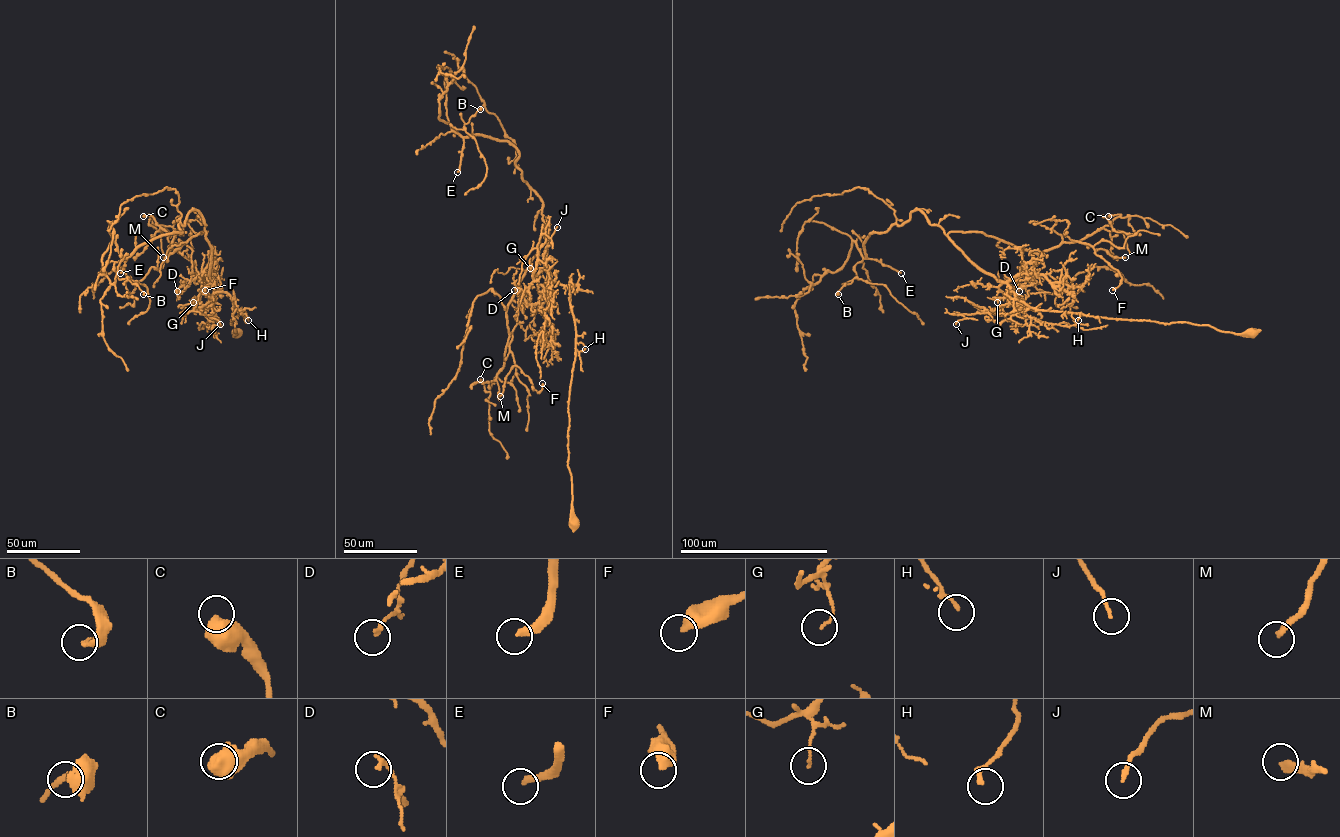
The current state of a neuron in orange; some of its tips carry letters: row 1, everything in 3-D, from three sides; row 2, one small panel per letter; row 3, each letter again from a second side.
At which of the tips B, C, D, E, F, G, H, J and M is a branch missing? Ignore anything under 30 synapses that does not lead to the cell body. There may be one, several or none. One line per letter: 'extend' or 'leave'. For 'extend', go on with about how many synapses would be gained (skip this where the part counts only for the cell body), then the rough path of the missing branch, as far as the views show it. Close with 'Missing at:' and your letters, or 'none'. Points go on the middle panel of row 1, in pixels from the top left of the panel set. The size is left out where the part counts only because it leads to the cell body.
B: leave
C: leave
D: leave
E: extend; 120 synapses; course (457, 172), (453, 171), (447, 180), (426, 145), (417, 136), (411, 138), (416, 137), (412, 148)
F: leave
G: leave
H: leave
J: leave
M: leave
Missing at: E

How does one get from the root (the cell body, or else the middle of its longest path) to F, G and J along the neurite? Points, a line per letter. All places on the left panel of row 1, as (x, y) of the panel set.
F: (236, 332), (231, 320), (239, 312), (210, 281), (207, 232), (170, 253), (174, 235), (205, 290)
G: (236, 332), (231, 320), (239, 312), (226, 293), (217, 292), (210, 283), (193, 302)
J: (236, 332), (231, 320), (239, 312), (230, 296), (217, 292), (210, 283), (197, 298), (196, 307), (220, 324)

